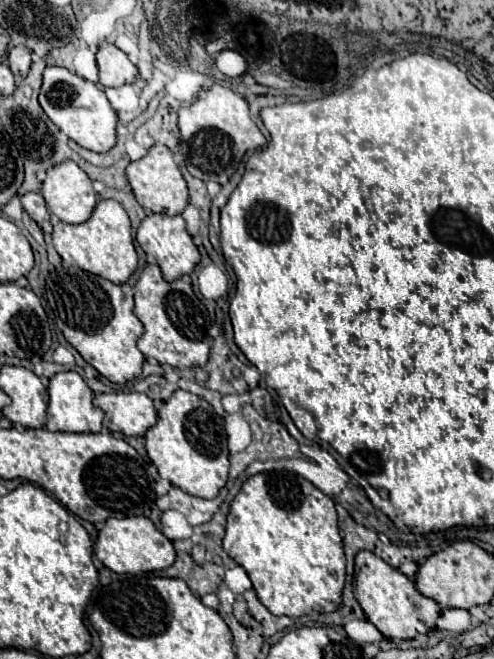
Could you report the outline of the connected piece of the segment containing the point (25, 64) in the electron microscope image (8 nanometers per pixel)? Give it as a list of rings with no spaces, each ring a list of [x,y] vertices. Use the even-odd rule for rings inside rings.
[[[17,45],[9,51],[9,67],[17,77],[25,77],[31,67],[31,53],[23,45]]]

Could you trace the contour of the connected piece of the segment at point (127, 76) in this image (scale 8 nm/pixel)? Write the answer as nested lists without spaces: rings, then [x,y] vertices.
[[[103,43],[97,51],[97,67],[99,67],[99,83],[103,87],[121,87],[125,83],[135,83],[137,67],[131,63],[129,55],[119,47]]]

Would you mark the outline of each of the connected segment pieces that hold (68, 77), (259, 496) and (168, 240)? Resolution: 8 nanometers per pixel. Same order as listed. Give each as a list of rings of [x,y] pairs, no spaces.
[[[47,67],[43,75],[43,87],[39,93],[39,103],[47,117],[75,143],[95,153],[107,153],[115,147],[117,135],[117,113],[111,107],[101,85],[91,83],[65,67]]]
[[[263,471],[249,477],[231,503],[223,549],[247,571],[259,601],[273,615],[301,617],[311,611],[331,613],[341,603],[345,585],[345,553],[333,499],[293,471]]]
[[[149,213],[139,229],[137,229],[137,241],[141,245],[141,249],[151,255],[157,265],[161,267],[161,273],[165,277],[165,281],[175,281],[179,279],[181,275],[185,273],[191,273],[193,267],[199,263],[201,255],[191,239],[191,235],[187,233],[185,229],[185,221],[181,215],[175,215],[175,217],[169,217],[169,215],[157,215],[157,213]]]

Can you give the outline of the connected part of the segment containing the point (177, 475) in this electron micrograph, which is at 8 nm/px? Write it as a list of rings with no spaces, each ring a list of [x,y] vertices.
[[[177,389],[163,401],[157,423],[145,433],[145,449],[159,475],[189,495],[211,499],[227,481],[229,449],[223,417],[215,413],[211,403],[189,391]]]

